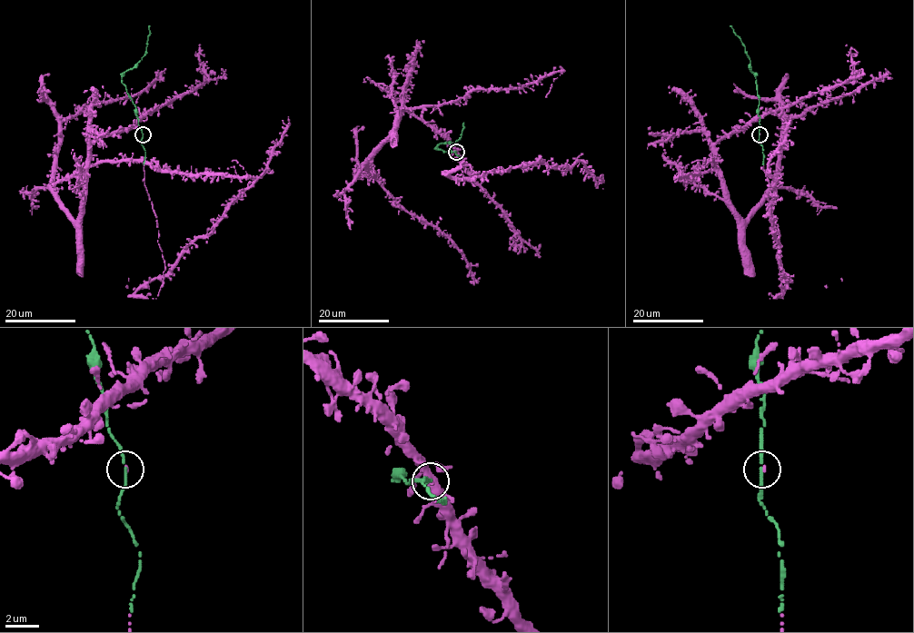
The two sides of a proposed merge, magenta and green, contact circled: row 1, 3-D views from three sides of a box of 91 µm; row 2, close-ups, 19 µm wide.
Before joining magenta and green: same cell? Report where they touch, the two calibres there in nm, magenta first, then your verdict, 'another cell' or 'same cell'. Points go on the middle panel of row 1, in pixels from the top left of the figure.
at (456, 152); 140 nm thick on the magenta side, 190 nm on the other; same cell

